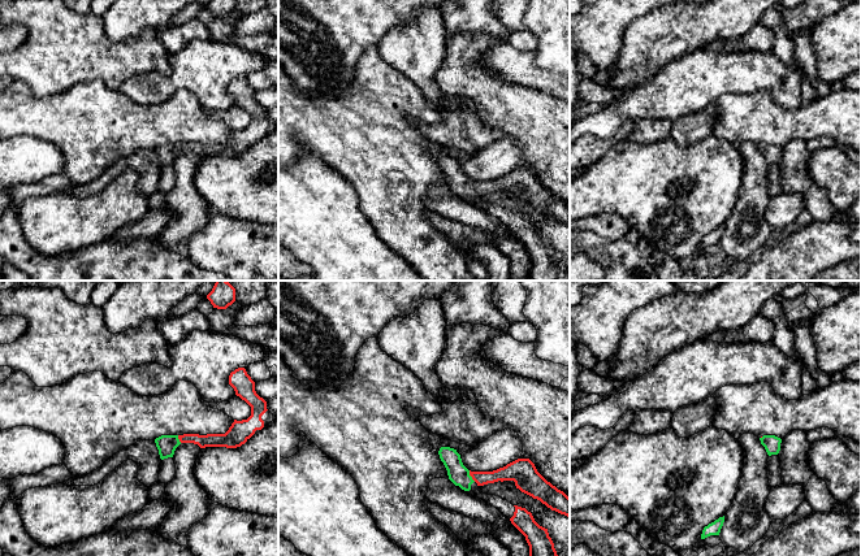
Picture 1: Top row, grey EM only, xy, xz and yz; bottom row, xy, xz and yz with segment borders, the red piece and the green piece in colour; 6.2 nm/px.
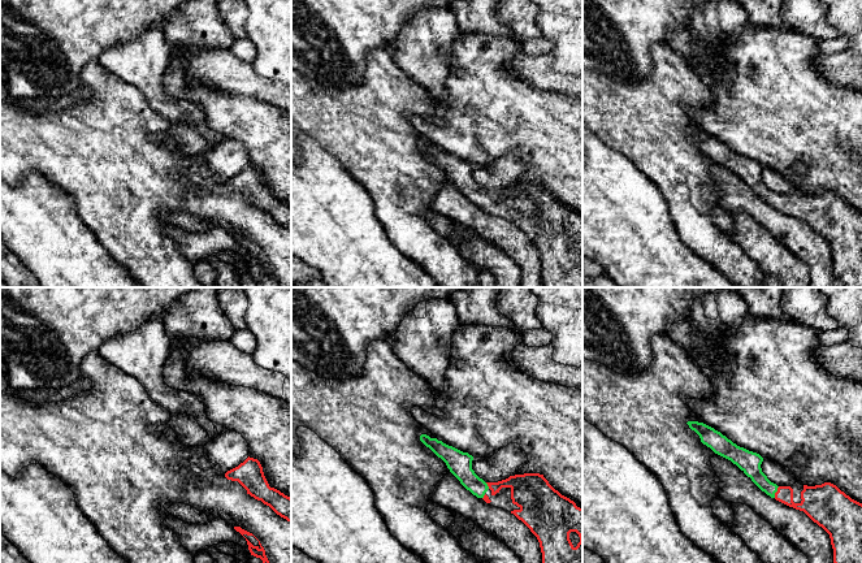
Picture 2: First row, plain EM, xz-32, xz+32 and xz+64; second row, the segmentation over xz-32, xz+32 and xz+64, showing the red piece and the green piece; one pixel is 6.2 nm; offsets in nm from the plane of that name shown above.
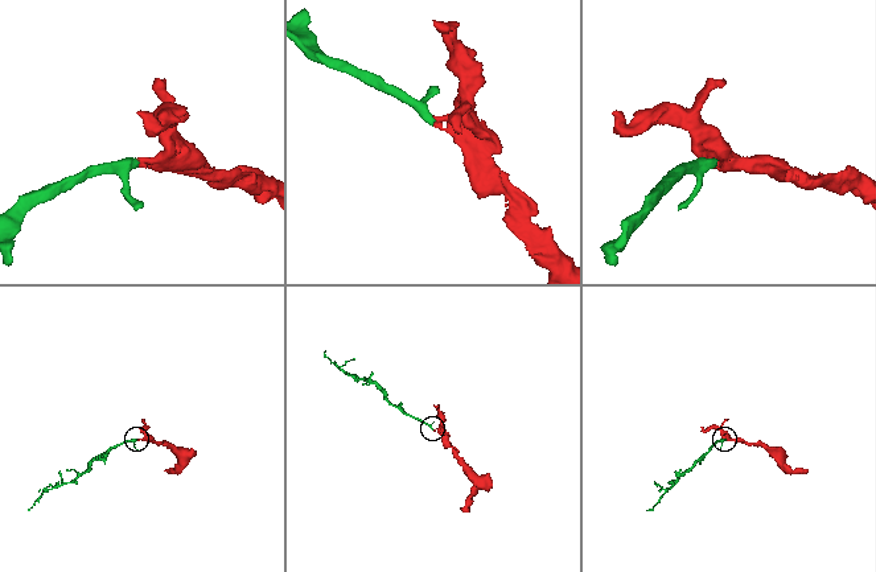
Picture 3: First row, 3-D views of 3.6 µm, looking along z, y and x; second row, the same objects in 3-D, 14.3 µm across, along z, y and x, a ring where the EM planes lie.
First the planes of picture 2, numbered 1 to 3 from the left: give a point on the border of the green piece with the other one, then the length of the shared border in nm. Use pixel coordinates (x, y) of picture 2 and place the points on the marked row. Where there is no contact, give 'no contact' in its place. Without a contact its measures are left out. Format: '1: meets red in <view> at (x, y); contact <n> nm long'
1: no contact
2: meets red in xz+32 at (488, 485); contact 50 nm long
3: meets red in xz+64 at (776, 492); contact 80 nm long

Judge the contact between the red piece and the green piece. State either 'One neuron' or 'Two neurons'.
One neuron

